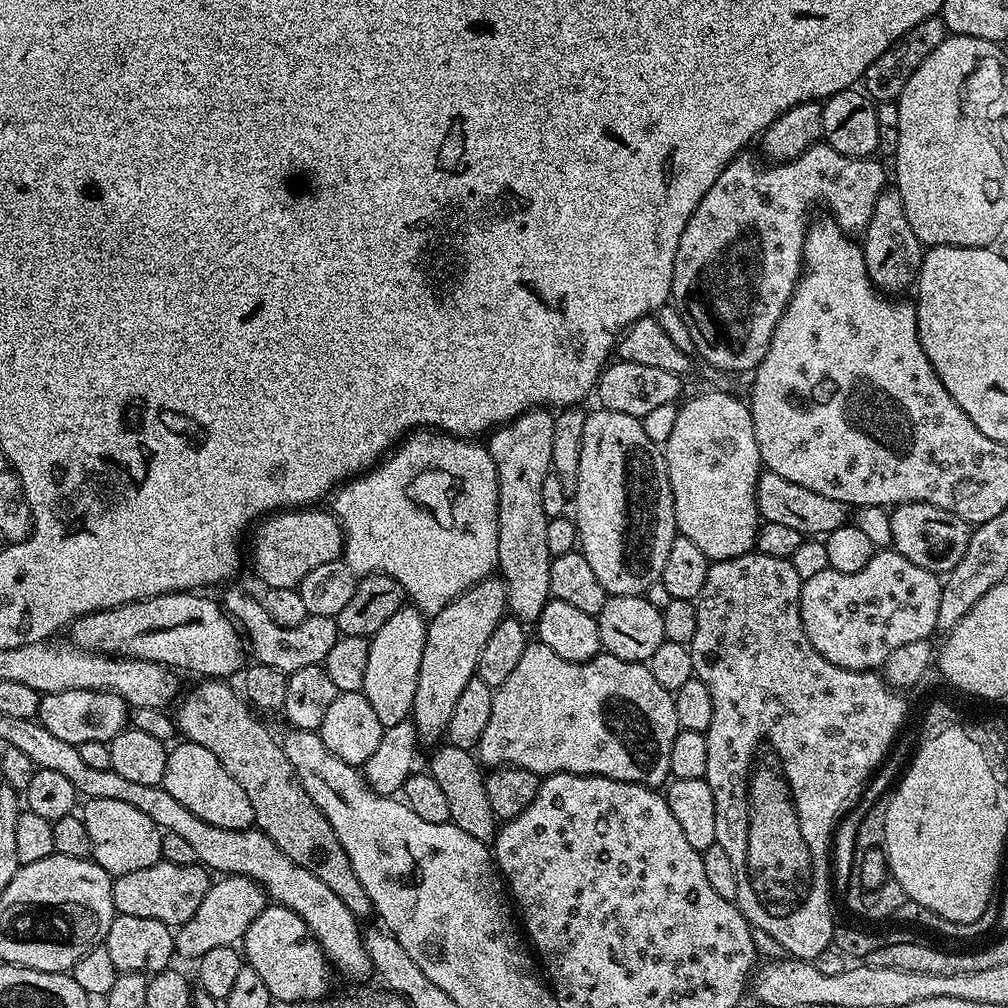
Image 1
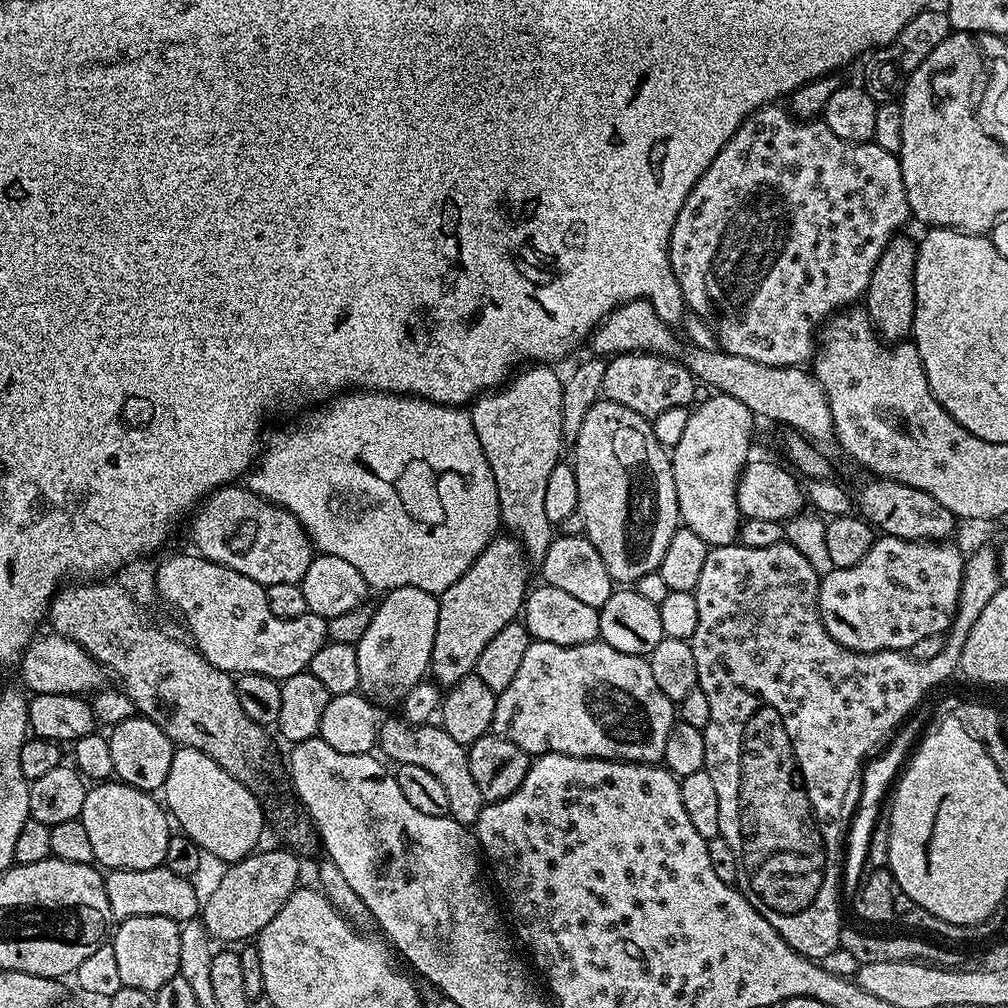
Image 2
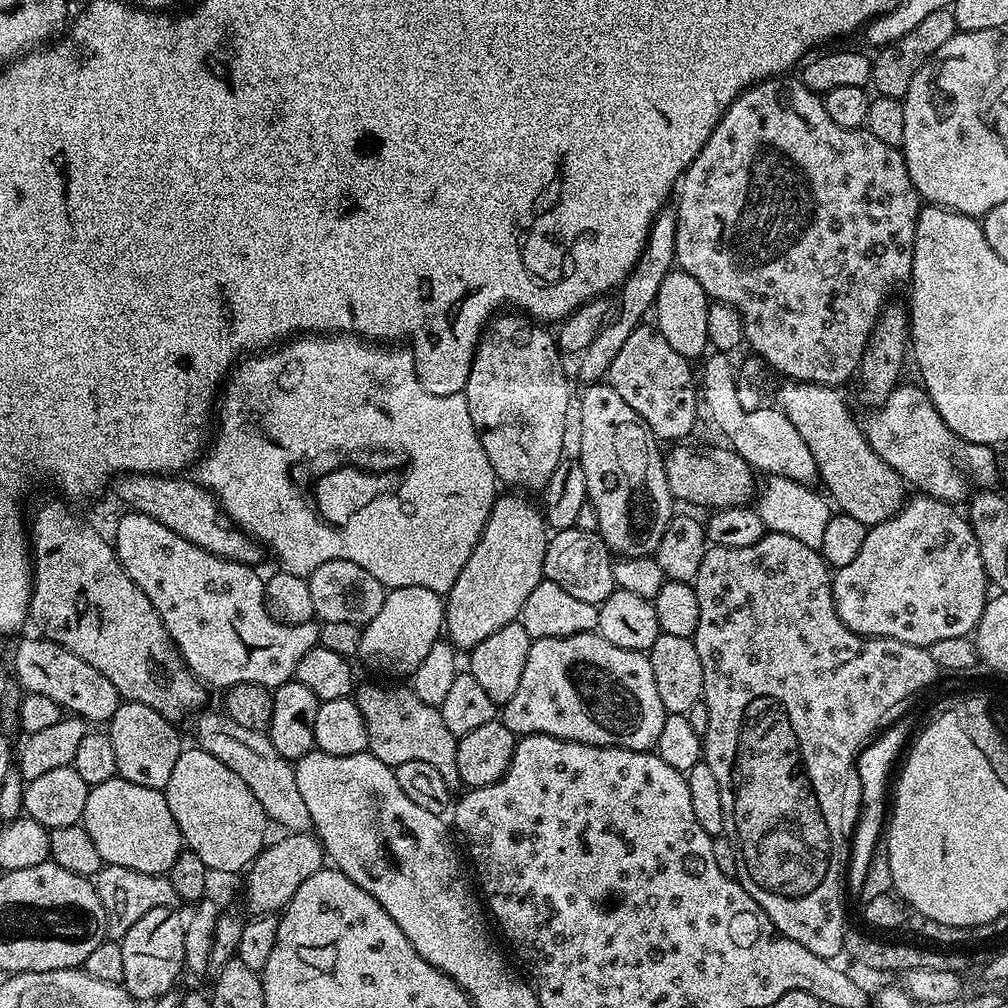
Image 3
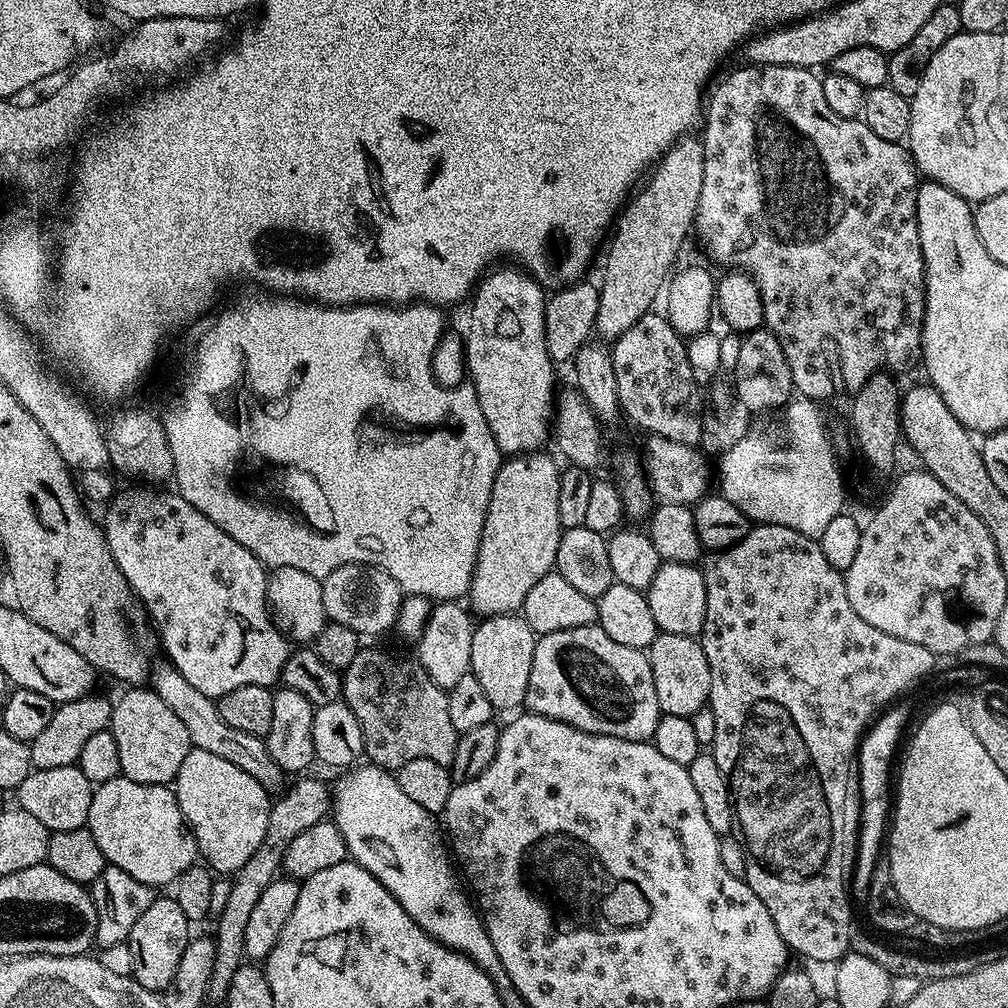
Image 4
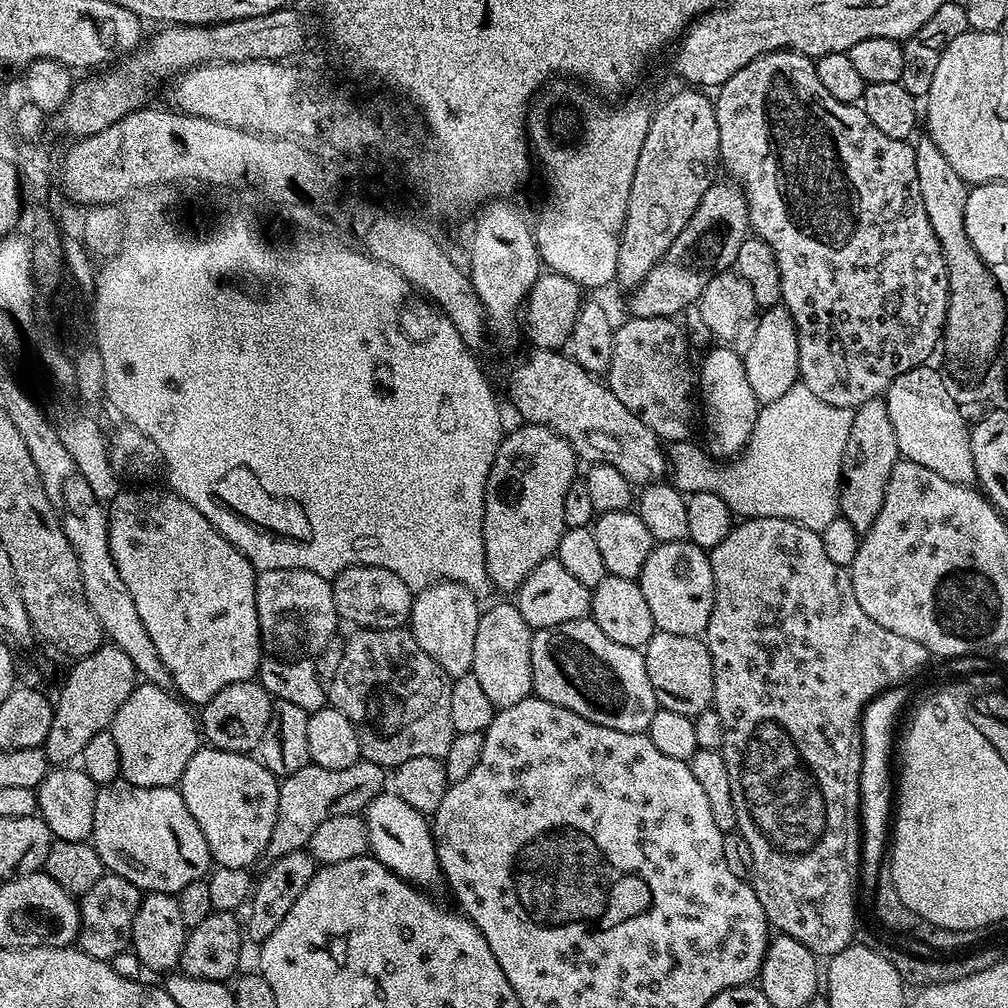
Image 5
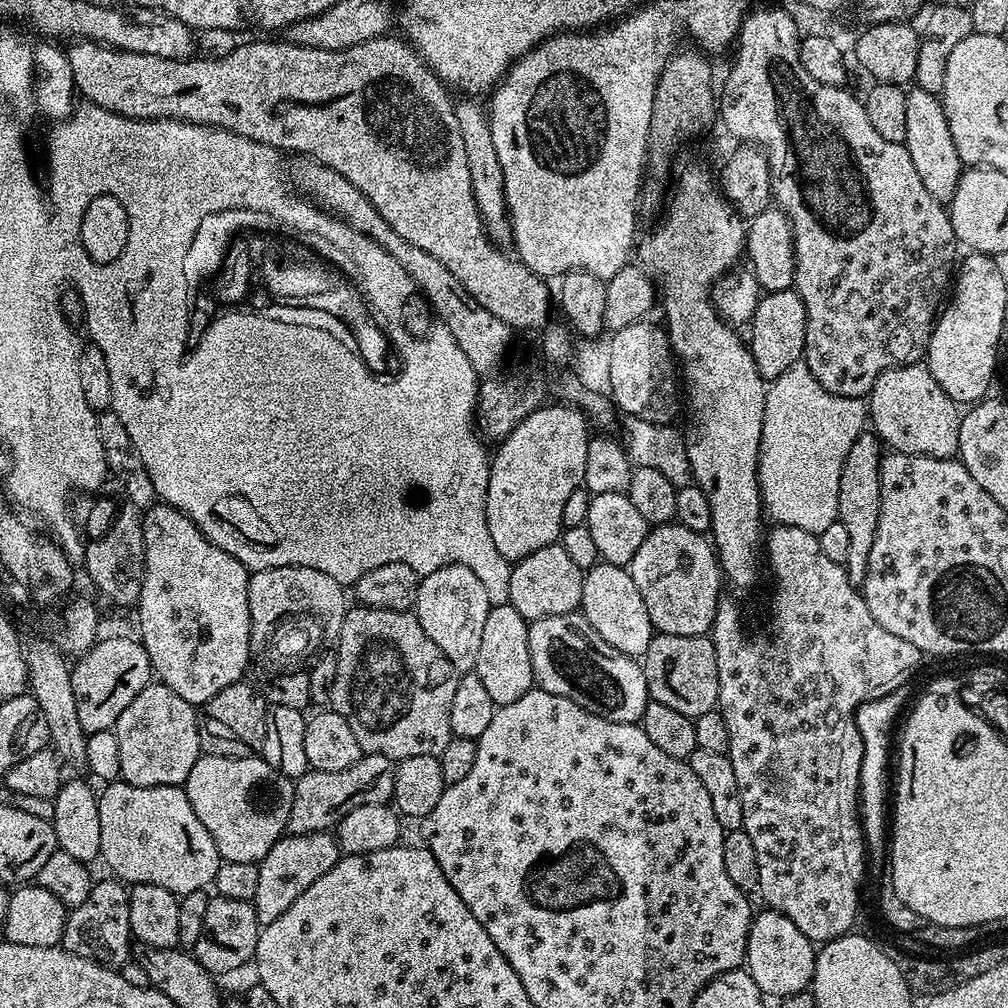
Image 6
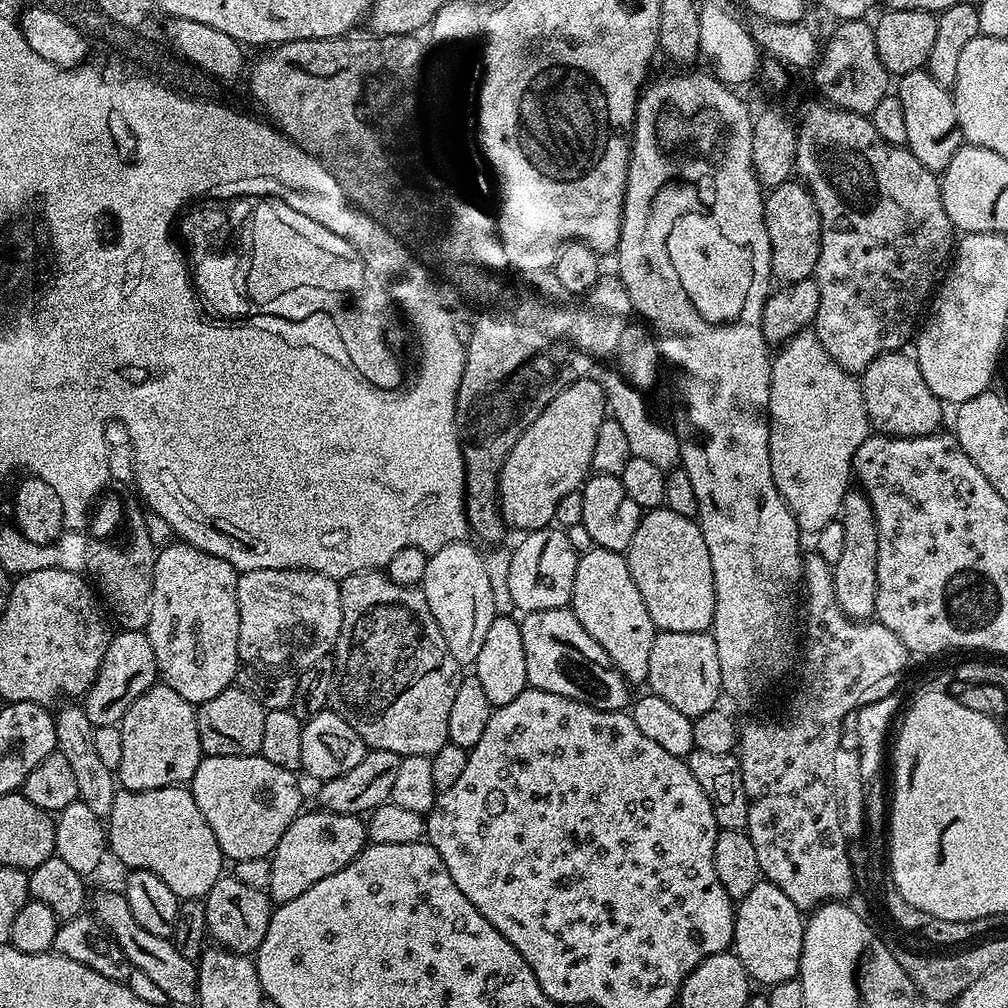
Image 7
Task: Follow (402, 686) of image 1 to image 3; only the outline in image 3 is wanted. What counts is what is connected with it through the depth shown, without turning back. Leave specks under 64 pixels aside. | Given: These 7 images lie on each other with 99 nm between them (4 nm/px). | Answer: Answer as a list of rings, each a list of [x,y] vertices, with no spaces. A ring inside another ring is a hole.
[[[402,586],[385,591],[382,610],[369,624],[363,625],[360,634],[360,650],[358,660],[368,668],[381,672],[384,678],[400,678],[396,676],[411,677],[412,673],[422,666],[426,654],[430,654],[430,646],[434,646],[441,639],[444,627],[444,601],[445,597],[434,590],[426,590],[426,586]]]

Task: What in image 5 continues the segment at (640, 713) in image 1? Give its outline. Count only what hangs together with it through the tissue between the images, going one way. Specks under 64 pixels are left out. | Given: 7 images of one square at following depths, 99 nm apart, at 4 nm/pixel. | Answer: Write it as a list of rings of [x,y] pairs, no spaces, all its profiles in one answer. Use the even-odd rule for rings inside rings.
[[[585,618],[566,622],[562,626],[538,628],[533,631],[532,645],[530,646],[533,693],[541,696],[546,702],[554,702],[554,706],[566,706],[566,710],[574,710],[574,714],[582,714],[582,718],[586,718],[590,722],[610,726],[610,730],[647,733],[650,718],[654,718],[658,707],[654,686],[650,686],[650,680],[644,680],[644,672],[632,672],[632,668],[624,668],[624,664],[632,664],[632,660],[636,660],[636,664],[640,664],[640,659],[644,657],[643,652],[639,656],[632,656],[632,648],[622,646],[622,642],[614,642],[614,638],[596,640],[596,636],[584,636],[584,640],[580,640],[580,632],[602,632],[602,626],[598,626],[596,621],[591,618]],[[560,640],[580,640],[580,644],[592,644],[592,648],[608,648],[608,664],[612,664],[612,668],[616,668],[616,676],[620,676],[620,680],[632,680],[632,688],[628,688],[628,692],[632,692],[632,696],[628,696],[628,708],[624,708],[624,716],[600,716],[600,712],[592,712],[592,708],[588,708],[588,704],[584,704],[584,700],[580,700],[580,696],[576,696],[576,692],[572,692],[572,688],[568,688],[568,684],[564,684],[564,676],[560,676],[560,672],[556,672],[556,668],[552,668],[552,660],[548,660],[548,656],[552,656],[552,644],[560,644]]]

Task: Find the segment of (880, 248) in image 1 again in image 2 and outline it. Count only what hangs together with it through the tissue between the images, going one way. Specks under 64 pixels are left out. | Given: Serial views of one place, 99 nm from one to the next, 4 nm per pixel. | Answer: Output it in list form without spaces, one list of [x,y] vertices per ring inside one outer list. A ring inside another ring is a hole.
[[[897,234],[882,250],[882,258],[878,258],[878,266],[874,266],[874,274],[870,274],[868,291],[866,293],[866,311],[868,319],[872,321],[876,335],[884,342],[904,342],[912,335],[914,310],[916,309],[916,287],[914,274],[916,273],[915,239]]]

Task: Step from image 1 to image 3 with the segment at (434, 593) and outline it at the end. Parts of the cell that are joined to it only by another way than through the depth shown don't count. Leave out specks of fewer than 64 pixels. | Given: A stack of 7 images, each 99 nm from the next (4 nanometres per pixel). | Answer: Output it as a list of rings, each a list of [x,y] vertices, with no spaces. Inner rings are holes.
[[[304,334],[289,339],[271,350],[249,355],[233,367],[218,400],[218,420],[219,416],[216,437],[213,440],[211,437],[206,451],[199,457],[194,480],[213,493],[225,515],[241,532],[276,555],[280,563],[277,565],[283,571],[307,578],[322,566],[322,562],[345,560],[354,562],[354,566],[362,566],[366,574],[374,574],[374,578],[378,578],[388,590],[426,586],[426,590],[447,594],[454,582],[458,582],[458,574],[462,574],[462,566],[466,566],[466,558],[470,558],[490,518],[490,510],[498,495],[498,481],[494,466],[490,466],[490,458],[486,458],[486,450],[482,450],[482,442],[474,430],[466,398],[459,392],[449,396],[430,394],[418,378],[411,347],[365,342],[351,334]]]

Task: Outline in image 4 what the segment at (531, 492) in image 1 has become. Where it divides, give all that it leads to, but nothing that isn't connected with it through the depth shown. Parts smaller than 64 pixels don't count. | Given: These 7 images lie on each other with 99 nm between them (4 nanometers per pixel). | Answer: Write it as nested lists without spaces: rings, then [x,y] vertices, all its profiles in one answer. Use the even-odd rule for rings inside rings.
[[[504,266],[493,267],[481,276],[470,297],[468,329],[462,332],[464,362],[467,379],[478,394],[478,406],[482,406],[482,415],[486,418],[486,426],[490,426],[490,434],[494,434],[494,442],[498,442],[498,450],[505,457],[523,456],[526,452],[541,451],[547,440],[549,443],[558,387],[556,372],[552,369],[555,368],[554,362],[550,358],[550,350],[546,350],[545,289],[519,267],[500,267]]]

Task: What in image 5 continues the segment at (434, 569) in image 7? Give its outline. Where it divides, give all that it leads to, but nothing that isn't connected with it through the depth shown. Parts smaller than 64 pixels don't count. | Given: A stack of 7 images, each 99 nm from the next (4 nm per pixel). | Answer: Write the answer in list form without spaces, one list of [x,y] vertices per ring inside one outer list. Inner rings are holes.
[[[444,580],[441,584],[431,584],[429,588],[415,593],[412,602],[410,631],[418,646],[442,666],[450,678],[467,676],[474,662],[474,637],[478,634],[478,622],[482,611],[477,593],[457,580]]]

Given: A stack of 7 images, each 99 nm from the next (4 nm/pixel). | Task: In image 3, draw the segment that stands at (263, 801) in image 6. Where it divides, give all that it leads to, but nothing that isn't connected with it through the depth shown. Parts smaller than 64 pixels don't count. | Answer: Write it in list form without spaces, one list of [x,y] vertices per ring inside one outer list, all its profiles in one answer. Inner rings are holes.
[[[199,746],[185,747],[180,753],[178,762],[174,762],[174,771],[170,774],[170,782],[163,788],[166,802],[170,806],[170,814],[174,814],[174,822],[178,822],[181,841],[187,851],[198,854],[206,867],[214,870],[243,873],[248,865],[266,846],[264,835],[270,828],[270,821],[262,806],[251,793],[251,788],[238,778],[230,766],[222,766],[214,754],[202,750]]]

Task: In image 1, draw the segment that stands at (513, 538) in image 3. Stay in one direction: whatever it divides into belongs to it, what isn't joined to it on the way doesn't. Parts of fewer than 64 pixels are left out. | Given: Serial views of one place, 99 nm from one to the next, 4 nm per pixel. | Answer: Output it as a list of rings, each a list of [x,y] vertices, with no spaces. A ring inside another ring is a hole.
[[[489,578],[478,581],[474,587],[454,598],[454,602],[438,610],[438,614],[427,621],[422,666],[418,670],[418,690],[414,690],[414,706],[410,717],[416,727],[417,737],[423,743],[425,740],[426,743],[435,745],[447,733],[450,714],[454,714],[454,706],[458,703],[466,682],[476,676],[482,649],[486,647],[490,634],[494,634],[494,626],[505,619],[507,607],[504,581]]]

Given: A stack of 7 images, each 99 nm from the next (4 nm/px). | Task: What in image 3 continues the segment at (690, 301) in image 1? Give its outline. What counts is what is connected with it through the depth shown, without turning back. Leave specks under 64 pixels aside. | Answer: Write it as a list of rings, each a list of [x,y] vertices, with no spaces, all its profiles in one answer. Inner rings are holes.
[[[785,74],[771,80],[762,80],[760,83],[752,85],[747,92],[743,92],[740,97],[725,110],[720,116],[718,126],[714,126],[714,130],[710,134],[706,146],[702,146],[698,158],[694,158],[694,162],[685,170],[678,185],[678,196],[679,192],[680,202],[677,206],[674,206],[676,214],[676,264],[678,265],[679,271],[690,274],[690,278],[698,278],[698,282],[702,286],[704,293],[708,296],[709,301],[717,304],[729,304],[738,309],[742,322],[744,323],[744,339],[747,347],[752,347],[753,350],[751,351],[755,353],[769,369],[772,367],[774,371],[781,372],[784,378],[792,382],[844,386],[844,383],[846,383],[851,376],[853,379],[853,377],[857,375],[862,354],[868,349],[868,339],[874,330],[876,319],[879,318],[880,311],[884,309],[885,304],[889,303],[891,296],[888,295],[890,295],[899,284],[907,285],[912,278],[914,234],[916,233],[916,219],[920,216],[922,201],[920,195],[916,193],[914,182],[910,182],[910,174],[906,170],[903,151],[894,146],[886,146],[886,142],[881,142],[879,138],[874,138],[874,134],[870,134],[864,128],[843,128],[842,126],[838,126],[838,122],[832,121],[830,114],[826,114],[824,101],[817,93],[807,88],[799,78],[793,78],[791,75]]]

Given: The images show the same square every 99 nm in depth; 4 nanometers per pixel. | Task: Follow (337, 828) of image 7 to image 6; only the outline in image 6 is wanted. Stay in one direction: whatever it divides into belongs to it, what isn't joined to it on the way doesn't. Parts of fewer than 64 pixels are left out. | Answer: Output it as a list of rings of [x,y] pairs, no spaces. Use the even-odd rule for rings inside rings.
[[[331,831],[310,832],[297,836],[285,834],[278,842],[274,842],[274,846],[270,846],[268,853],[260,860],[258,886],[255,887],[254,896],[250,901],[261,926],[274,922],[274,918],[282,918],[282,914],[286,914],[286,910],[290,910],[290,906],[294,906],[294,902],[298,902],[298,898],[302,898],[302,894],[306,894],[306,890],[310,890],[310,886],[318,882],[322,874],[326,874],[326,870],[330,870],[330,866],[339,862],[341,855],[340,845]]]

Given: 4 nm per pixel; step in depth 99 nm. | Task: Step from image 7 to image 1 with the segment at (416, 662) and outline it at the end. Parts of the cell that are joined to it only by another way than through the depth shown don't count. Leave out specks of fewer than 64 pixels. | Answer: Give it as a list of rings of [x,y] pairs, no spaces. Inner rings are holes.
[[[444,742],[436,750],[426,768],[444,792],[450,810],[450,823],[458,826],[458,830],[466,830],[470,838],[478,838],[485,842],[495,841],[498,821],[494,810],[490,810],[490,798],[486,798],[485,769],[480,769],[479,762],[472,757],[473,753],[467,748]]]

